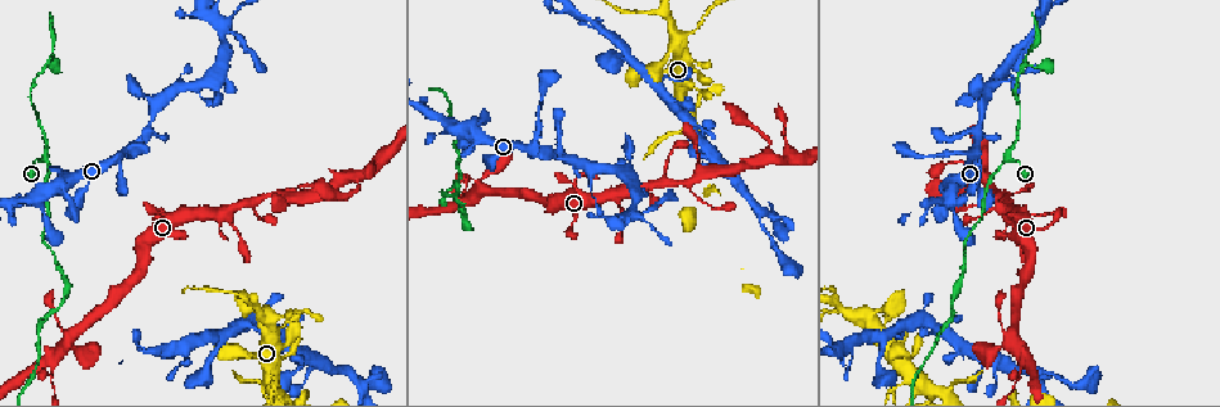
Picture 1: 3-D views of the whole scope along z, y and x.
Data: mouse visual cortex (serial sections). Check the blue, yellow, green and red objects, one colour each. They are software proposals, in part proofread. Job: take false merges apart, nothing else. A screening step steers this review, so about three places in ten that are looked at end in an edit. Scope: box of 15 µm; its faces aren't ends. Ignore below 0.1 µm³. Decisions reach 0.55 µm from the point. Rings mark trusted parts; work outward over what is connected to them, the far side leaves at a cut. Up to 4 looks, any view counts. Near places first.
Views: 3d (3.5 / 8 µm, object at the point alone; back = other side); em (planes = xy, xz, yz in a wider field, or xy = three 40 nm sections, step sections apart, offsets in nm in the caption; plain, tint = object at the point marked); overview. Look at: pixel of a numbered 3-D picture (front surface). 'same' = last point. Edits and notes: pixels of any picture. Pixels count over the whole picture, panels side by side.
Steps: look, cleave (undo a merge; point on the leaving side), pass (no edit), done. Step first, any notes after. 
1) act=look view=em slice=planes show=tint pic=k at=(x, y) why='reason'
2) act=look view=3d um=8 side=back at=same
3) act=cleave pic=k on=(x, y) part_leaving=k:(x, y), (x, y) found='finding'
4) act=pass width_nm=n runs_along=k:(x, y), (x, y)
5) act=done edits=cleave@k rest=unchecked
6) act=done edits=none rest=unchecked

act=look view=3d um=3.5 pic=1 at=(1009, 155) why='sharp bend'

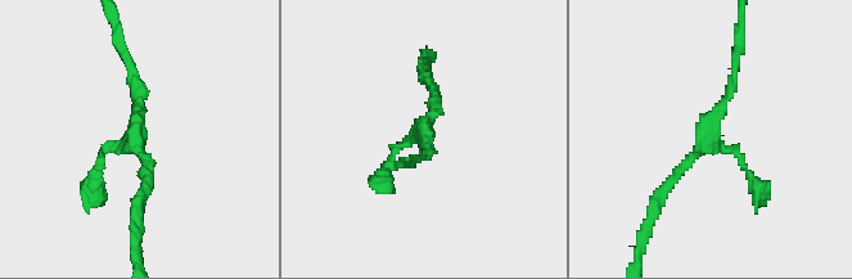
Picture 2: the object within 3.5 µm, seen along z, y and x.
act=pass runs_along=2:(752, 178), (736, 151), (713, 142), (739, 52) found='continuous, no second cell'

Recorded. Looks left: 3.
act=look view=3d um=3.5 pic=1 at=(559, 153) why='sharp bend'

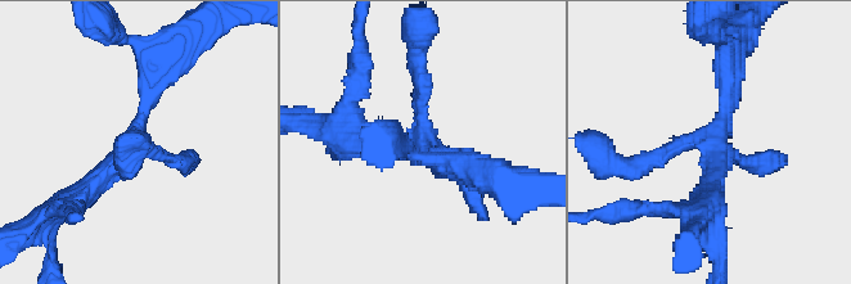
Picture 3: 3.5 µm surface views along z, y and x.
act=look view=em slice=planes show=tint pic=3 at=(714, 143)

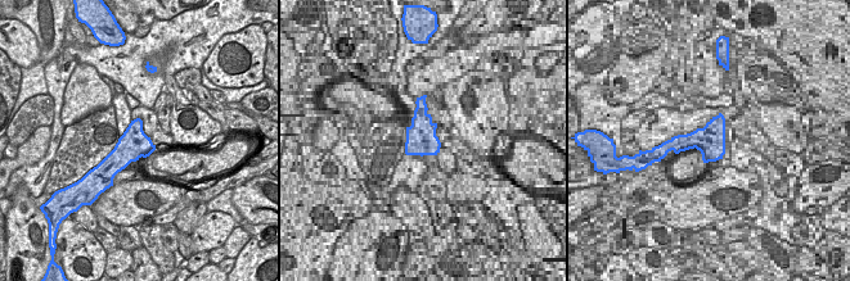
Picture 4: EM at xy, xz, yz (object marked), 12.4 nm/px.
act=pass width_nm=380 runs_along=3:(71, 201), (134, 145), (165, 62) found='continuous, no second cell'

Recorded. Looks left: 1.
act=done edits=none rest=unchecked

